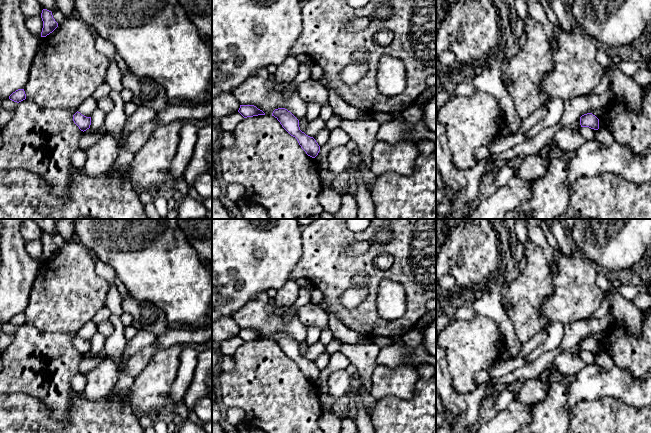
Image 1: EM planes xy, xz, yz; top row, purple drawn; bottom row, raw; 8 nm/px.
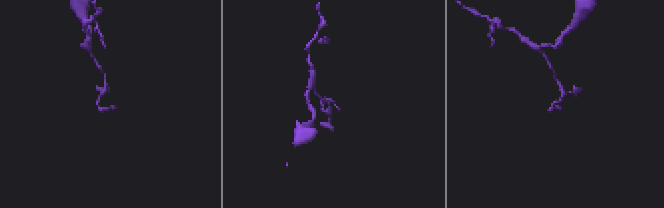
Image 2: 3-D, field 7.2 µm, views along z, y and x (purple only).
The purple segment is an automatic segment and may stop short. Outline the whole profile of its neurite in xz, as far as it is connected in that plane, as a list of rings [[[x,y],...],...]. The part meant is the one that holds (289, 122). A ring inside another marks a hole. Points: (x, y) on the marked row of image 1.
[[[278,108],[273,111],[272,116],[280,122],[291,136],[297,139],[299,145],[308,156],[315,158],[318,155],[320,146],[313,137],[300,130],[299,120],[290,111],[285,108]]]

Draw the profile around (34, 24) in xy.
[[[41,15],[34,16],[34,17],[26,17],[25,23],[27,29],[33,34],[38,37],[41,37],[41,32],[43,28],[43,21]]]

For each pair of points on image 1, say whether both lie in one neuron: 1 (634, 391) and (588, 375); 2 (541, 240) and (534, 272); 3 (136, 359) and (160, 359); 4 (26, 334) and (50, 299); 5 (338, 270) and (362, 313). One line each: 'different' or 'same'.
1: same
2: different
3: different
4: different
5: same

